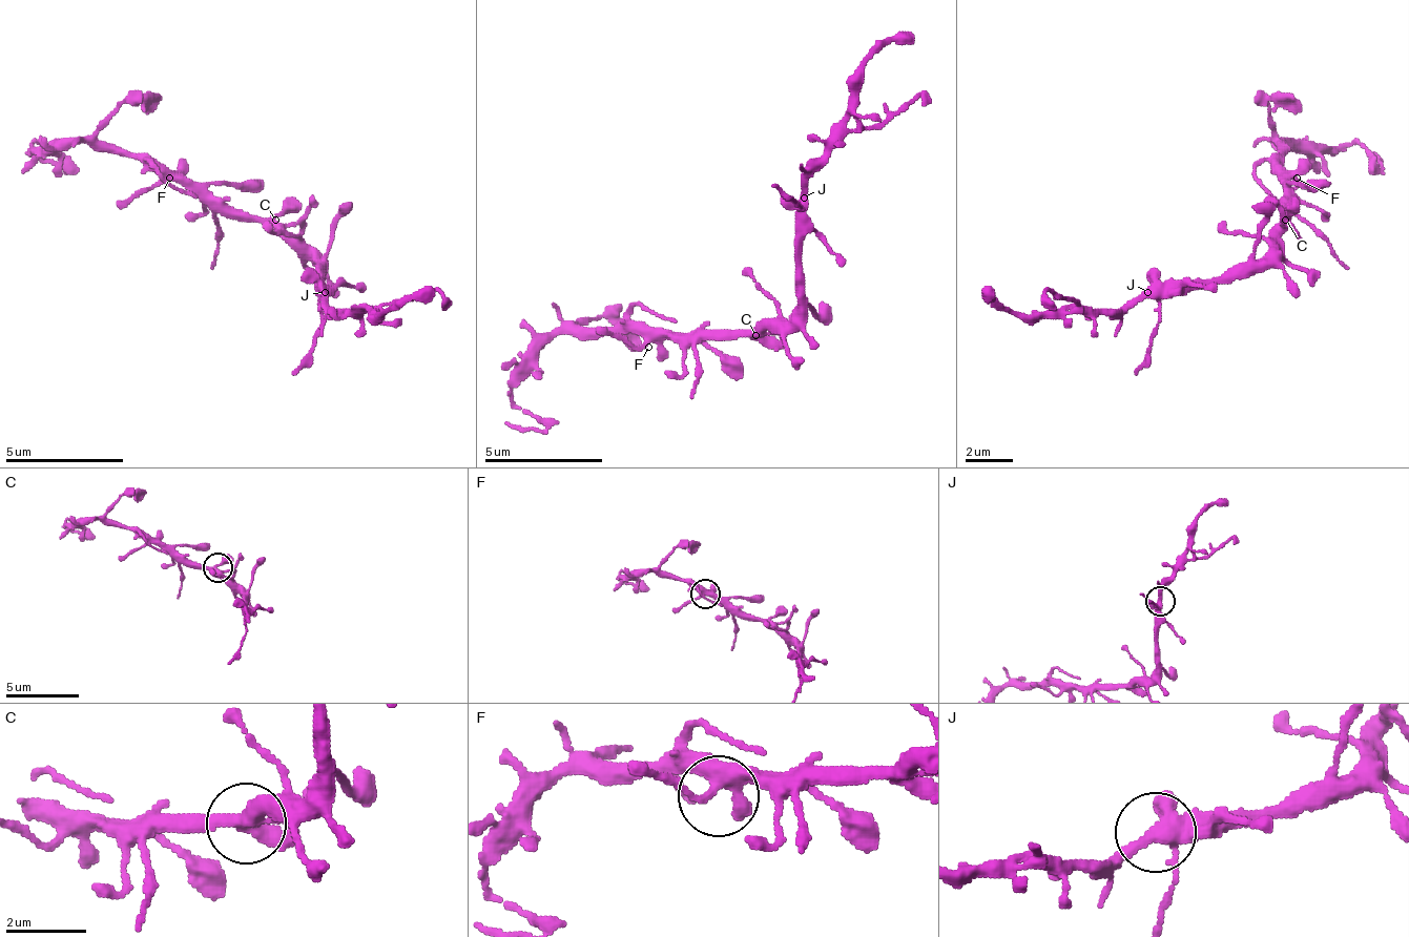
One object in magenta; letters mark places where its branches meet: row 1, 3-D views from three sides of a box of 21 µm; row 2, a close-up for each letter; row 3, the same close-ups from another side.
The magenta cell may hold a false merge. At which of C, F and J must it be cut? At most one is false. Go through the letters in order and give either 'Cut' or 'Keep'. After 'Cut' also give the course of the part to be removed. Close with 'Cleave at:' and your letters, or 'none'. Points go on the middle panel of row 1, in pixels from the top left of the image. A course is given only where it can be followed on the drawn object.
C: Keep
F: Keep
J: Keep
Cleave at: none

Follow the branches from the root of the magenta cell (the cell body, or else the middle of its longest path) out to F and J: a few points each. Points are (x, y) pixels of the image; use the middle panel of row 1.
F: (767, 329), (755, 329), (749, 335), (660, 335), (648, 347)
J: (767, 329), (773, 329), (796, 306), (796, 205), (803, 199)

